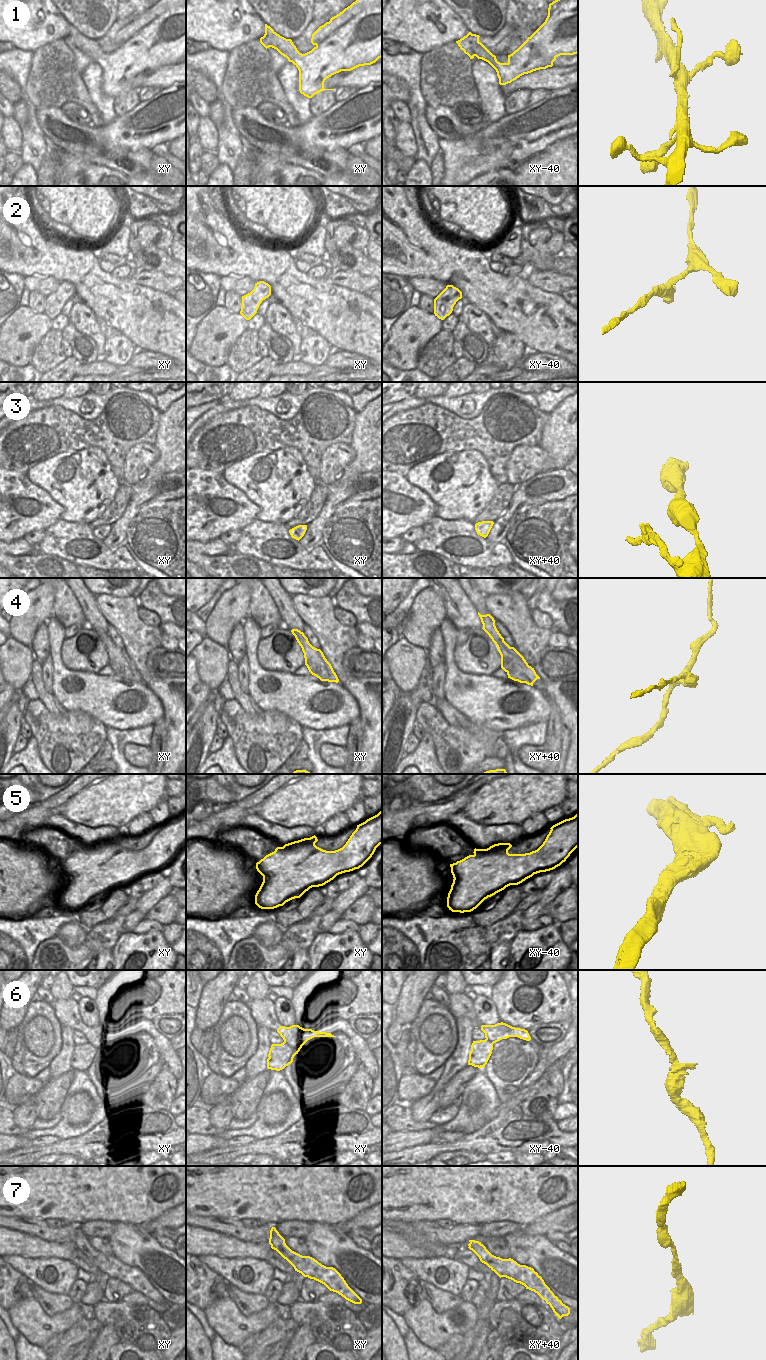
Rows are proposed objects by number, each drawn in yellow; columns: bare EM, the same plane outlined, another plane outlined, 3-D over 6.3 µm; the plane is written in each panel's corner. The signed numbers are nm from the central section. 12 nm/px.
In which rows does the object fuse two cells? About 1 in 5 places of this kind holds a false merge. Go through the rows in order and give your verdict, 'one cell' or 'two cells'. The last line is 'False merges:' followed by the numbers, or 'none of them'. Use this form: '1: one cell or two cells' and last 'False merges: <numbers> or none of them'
1: two cells
2: one cell
3: one cell
4: two cells
5: one cell
6: one cell
7: one cell
False merges: 1, 4

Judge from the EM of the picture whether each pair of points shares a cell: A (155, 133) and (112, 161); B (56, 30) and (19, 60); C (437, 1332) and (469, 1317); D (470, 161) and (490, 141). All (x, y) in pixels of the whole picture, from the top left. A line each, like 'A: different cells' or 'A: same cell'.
A: different cells
B: different cells
C: same cell
D: same cell

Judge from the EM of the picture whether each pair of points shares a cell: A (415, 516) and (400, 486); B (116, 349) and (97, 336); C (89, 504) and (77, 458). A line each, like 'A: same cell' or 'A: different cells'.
A: same cell
B: different cells
C: same cell

